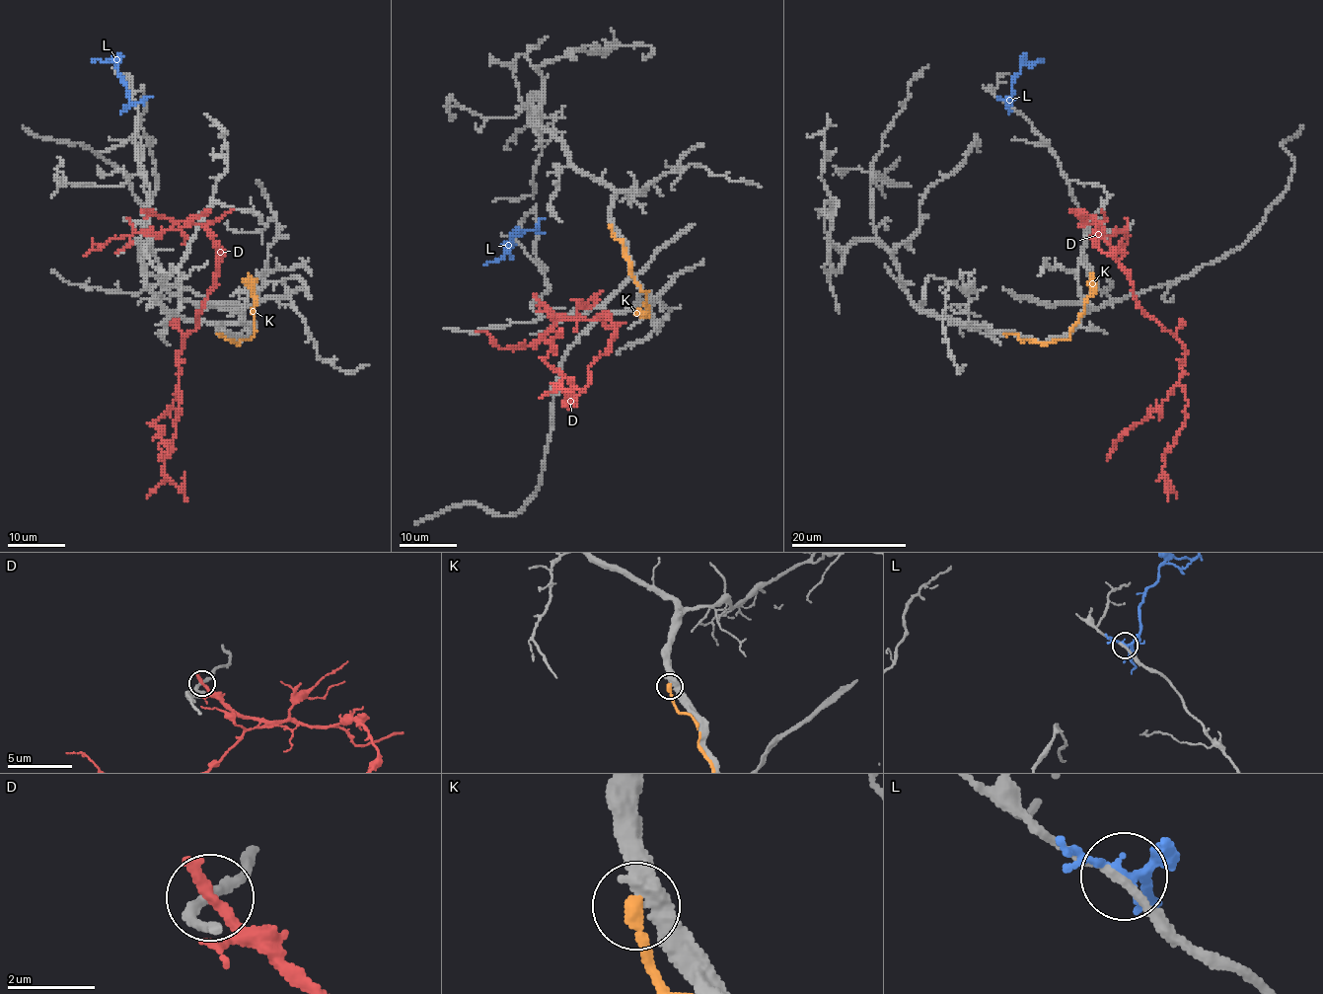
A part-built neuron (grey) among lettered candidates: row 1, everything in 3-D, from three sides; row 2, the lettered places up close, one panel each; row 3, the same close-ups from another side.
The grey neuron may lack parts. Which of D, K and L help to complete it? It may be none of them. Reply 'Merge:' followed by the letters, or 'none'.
Merge: none

